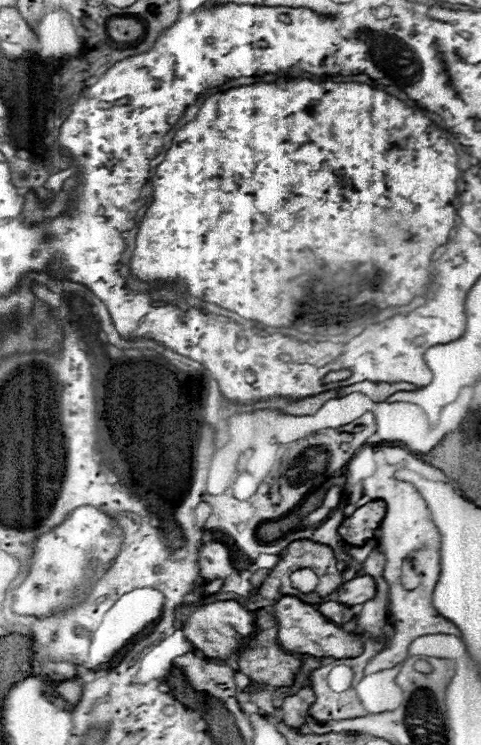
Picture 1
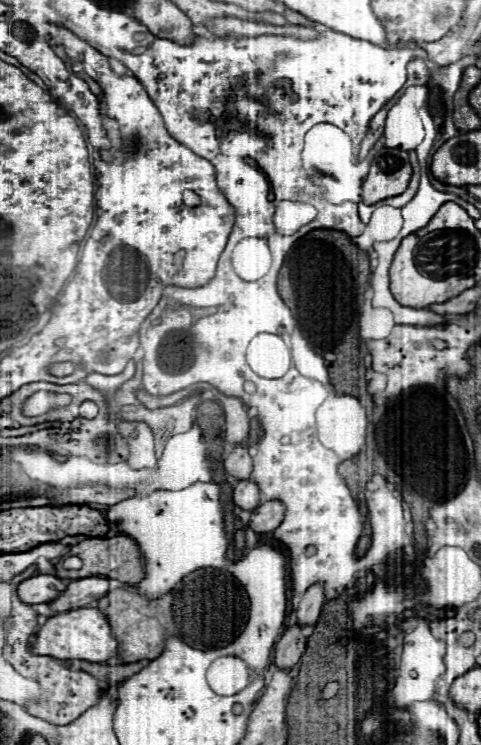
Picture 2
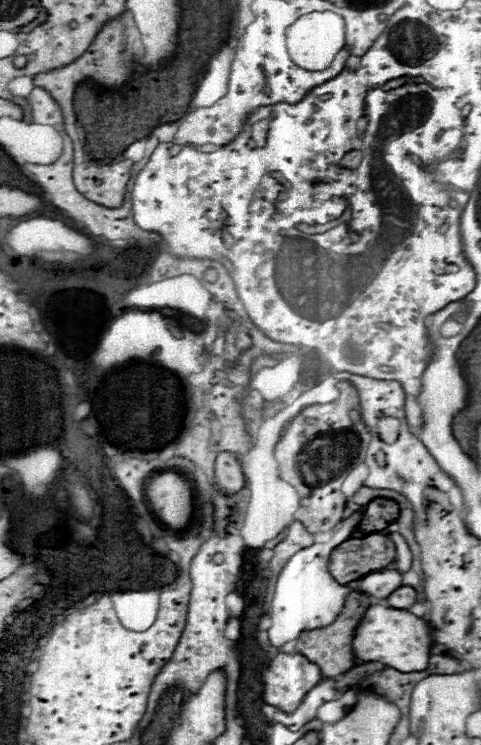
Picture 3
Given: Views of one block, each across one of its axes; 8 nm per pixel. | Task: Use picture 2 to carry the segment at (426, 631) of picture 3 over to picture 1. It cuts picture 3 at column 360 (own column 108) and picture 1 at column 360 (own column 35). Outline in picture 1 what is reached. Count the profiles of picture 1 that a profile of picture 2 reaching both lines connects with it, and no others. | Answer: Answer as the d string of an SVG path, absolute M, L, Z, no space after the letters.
M284 596L272 606L272 616L276 616L278 644L292 654L310 654L314 658L354 658L362 654L362 642L356 632L344 632L340 626L326 620L314 606L294 598Z

